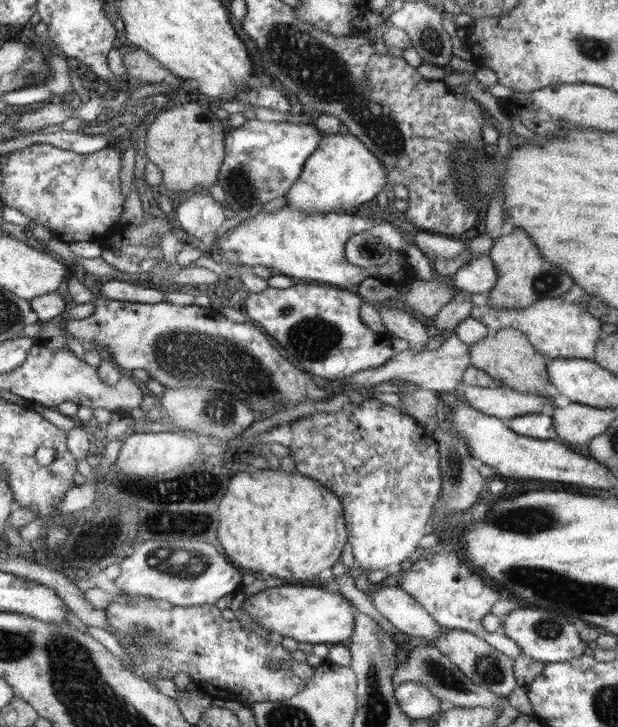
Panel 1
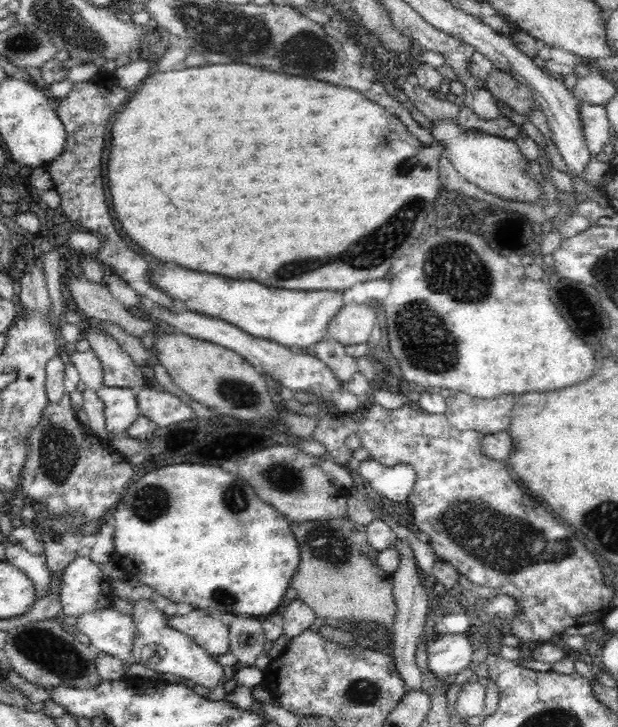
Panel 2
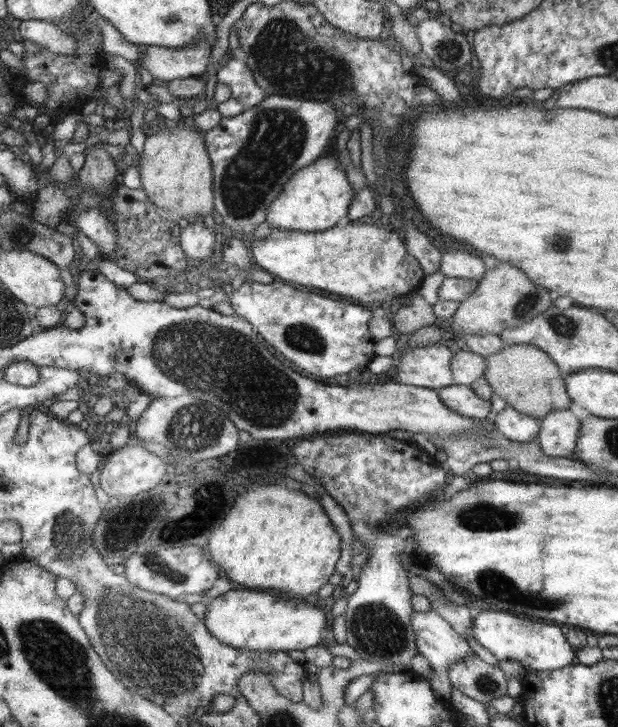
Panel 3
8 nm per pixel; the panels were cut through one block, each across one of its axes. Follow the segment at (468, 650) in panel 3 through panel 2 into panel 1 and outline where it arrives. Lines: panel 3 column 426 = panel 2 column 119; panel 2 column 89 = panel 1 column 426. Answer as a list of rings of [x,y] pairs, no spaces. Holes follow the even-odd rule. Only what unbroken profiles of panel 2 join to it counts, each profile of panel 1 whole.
[[[369,585],[369,597],[378,612],[392,622],[394,628],[416,638],[426,638],[428,644],[434,644],[438,635],[442,635],[438,619],[397,586]]]

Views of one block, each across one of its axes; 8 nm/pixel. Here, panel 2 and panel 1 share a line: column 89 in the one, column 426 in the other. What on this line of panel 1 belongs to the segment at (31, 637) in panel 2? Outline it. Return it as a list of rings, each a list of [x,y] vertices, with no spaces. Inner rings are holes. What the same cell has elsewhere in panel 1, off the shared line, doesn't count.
[[[434,644],[413,647],[405,655],[405,658],[406,660],[404,659],[404,661],[399,663],[394,676],[392,676],[394,688],[406,682],[418,682],[426,685],[437,697],[440,697],[441,701],[446,702],[450,706],[466,709],[505,706],[502,697],[484,687],[476,685],[474,681],[470,680],[470,677],[464,675],[462,670],[456,666],[456,663],[452,663]]]

